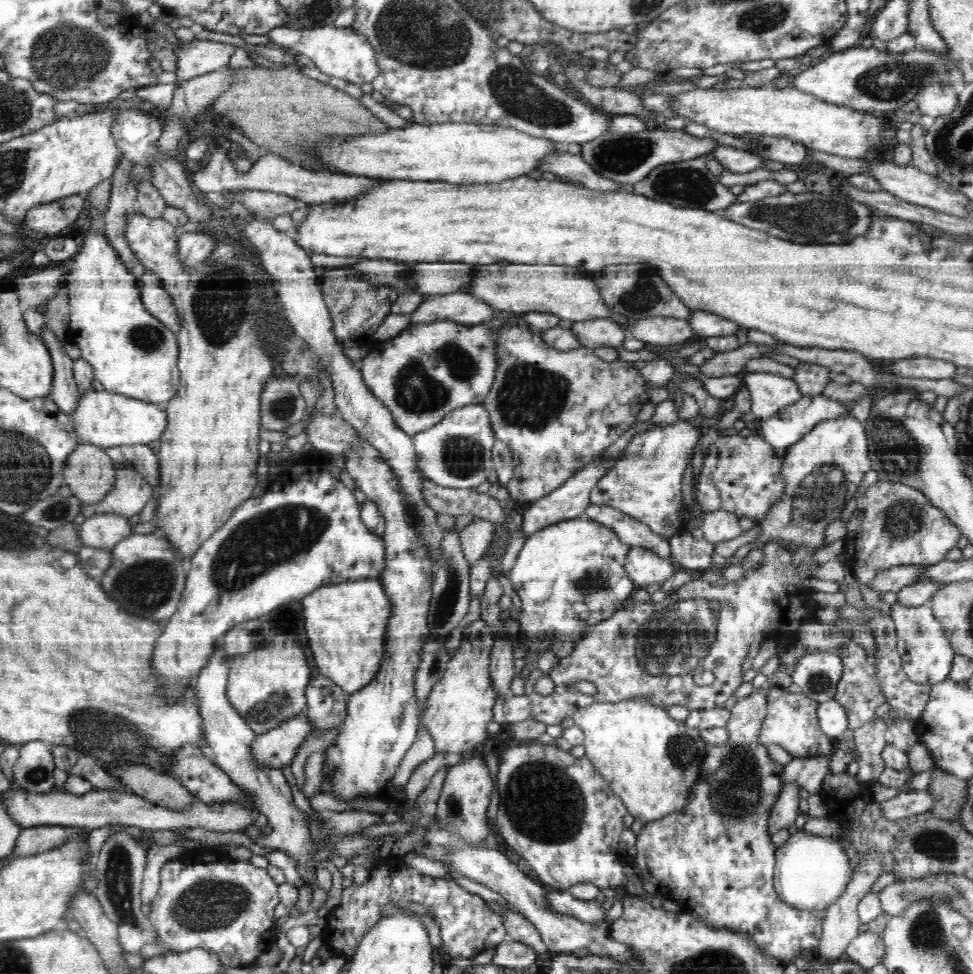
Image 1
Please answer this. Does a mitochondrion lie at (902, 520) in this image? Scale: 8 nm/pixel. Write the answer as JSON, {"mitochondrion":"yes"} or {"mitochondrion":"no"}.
{"mitochondrion":"yes"}

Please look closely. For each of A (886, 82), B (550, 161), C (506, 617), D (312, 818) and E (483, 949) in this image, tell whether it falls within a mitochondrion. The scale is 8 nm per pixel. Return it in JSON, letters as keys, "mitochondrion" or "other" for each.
{"A":"mitochondrion","B":"other","C":"other","D":"other","E":"other"}

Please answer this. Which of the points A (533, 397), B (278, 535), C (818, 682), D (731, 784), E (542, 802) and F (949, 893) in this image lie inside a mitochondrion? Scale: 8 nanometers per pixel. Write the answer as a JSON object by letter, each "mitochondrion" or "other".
{"A":"mitochondrion","B":"mitochondrion","C":"mitochondrion","D":"mitochondrion","E":"mitochondrion","F":"mitochondrion"}

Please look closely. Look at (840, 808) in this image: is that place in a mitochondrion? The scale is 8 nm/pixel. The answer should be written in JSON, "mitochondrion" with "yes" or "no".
{"mitochondrion":"no"}

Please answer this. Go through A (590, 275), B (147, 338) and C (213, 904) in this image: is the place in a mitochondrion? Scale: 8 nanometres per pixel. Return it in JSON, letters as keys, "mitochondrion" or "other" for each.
{"A":"other","B":"mitochondrion","C":"mitochondrion"}

